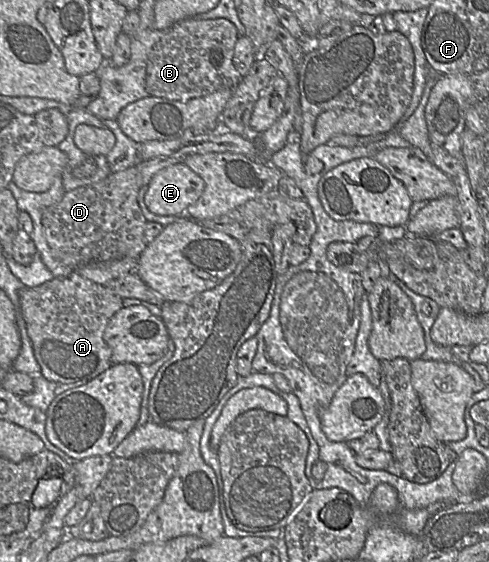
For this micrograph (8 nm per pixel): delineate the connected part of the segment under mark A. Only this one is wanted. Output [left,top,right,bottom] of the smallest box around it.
[18,271,123,381]

